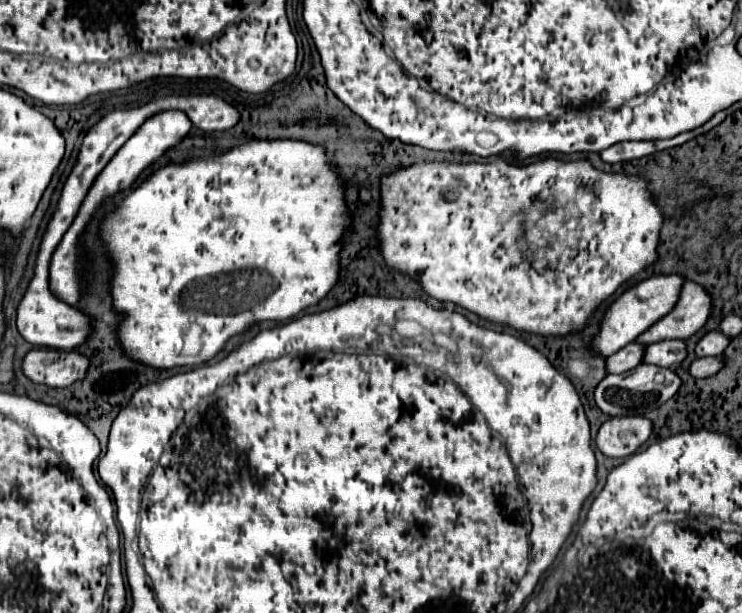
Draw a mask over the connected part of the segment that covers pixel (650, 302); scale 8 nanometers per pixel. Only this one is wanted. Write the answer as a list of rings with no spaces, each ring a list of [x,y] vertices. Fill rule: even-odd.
[[[659,275],[659,277],[651,277],[645,279],[641,283],[637,283],[635,287],[627,289],[605,313],[601,331],[597,335],[597,339],[593,341],[593,349],[599,351],[603,357],[613,355],[615,351],[619,351],[621,347],[629,345],[631,341],[635,341],[641,333],[645,333],[653,323],[657,323],[661,317],[667,315],[667,311],[673,311],[673,307],[677,305],[679,299],[679,291],[683,287],[687,279],[681,279],[681,275]]]

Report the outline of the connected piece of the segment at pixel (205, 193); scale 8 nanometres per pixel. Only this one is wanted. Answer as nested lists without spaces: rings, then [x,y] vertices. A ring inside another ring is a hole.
[[[251,141],[247,145],[235,147],[229,153],[213,155],[213,157],[201,157],[201,159],[189,159],[183,165],[167,165],[159,171],[155,171],[147,181],[143,181],[139,187],[135,187],[123,203],[113,211],[103,227],[101,235],[109,247],[109,253],[115,261],[115,271],[111,279],[111,295],[115,311],[123,313],[123,321],[119,327],[119,339],[125,347],[125,353],[133,359],[139,359],[141,363],[147,363],[157,369],[175,367],[175,365],[199,365],[207,359],[211,359],[215,353],[219,353],[225,345],[225,341],[243,329],[247,329],[255,321],[263,319],[289,319],[297,315],[301,309],[315,305],[319,299],[323,299],[329,289],[335,285],[339,277],[339,249],[341,249],[341,235],[345,233],[349,225],[347,207],[343,201],[343,183],[333,173],[331,163],[325,157],[323,147],[315,147],[303,141]],[[197,323],[203,329],[201,341],[203,349],[199,355],[193,357],[181,357],[183,349],[183,333],[189,331],[189,327]]]

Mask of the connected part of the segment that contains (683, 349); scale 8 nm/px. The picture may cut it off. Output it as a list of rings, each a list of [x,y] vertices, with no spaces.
[[[681,339],[677,341],[659,341],[647,345],[643,363],[653,363],[659,367],[677,367],[687,357],[687,343]]]

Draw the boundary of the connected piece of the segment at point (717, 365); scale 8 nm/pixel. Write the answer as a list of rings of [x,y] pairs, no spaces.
[[[717,355],[717,357],[701,357],[701,359],[695,359],[689,367],[691,375],[695,377],[711,377],[715,375],[721,367],[725,365],[725,359],[723,355]]]

